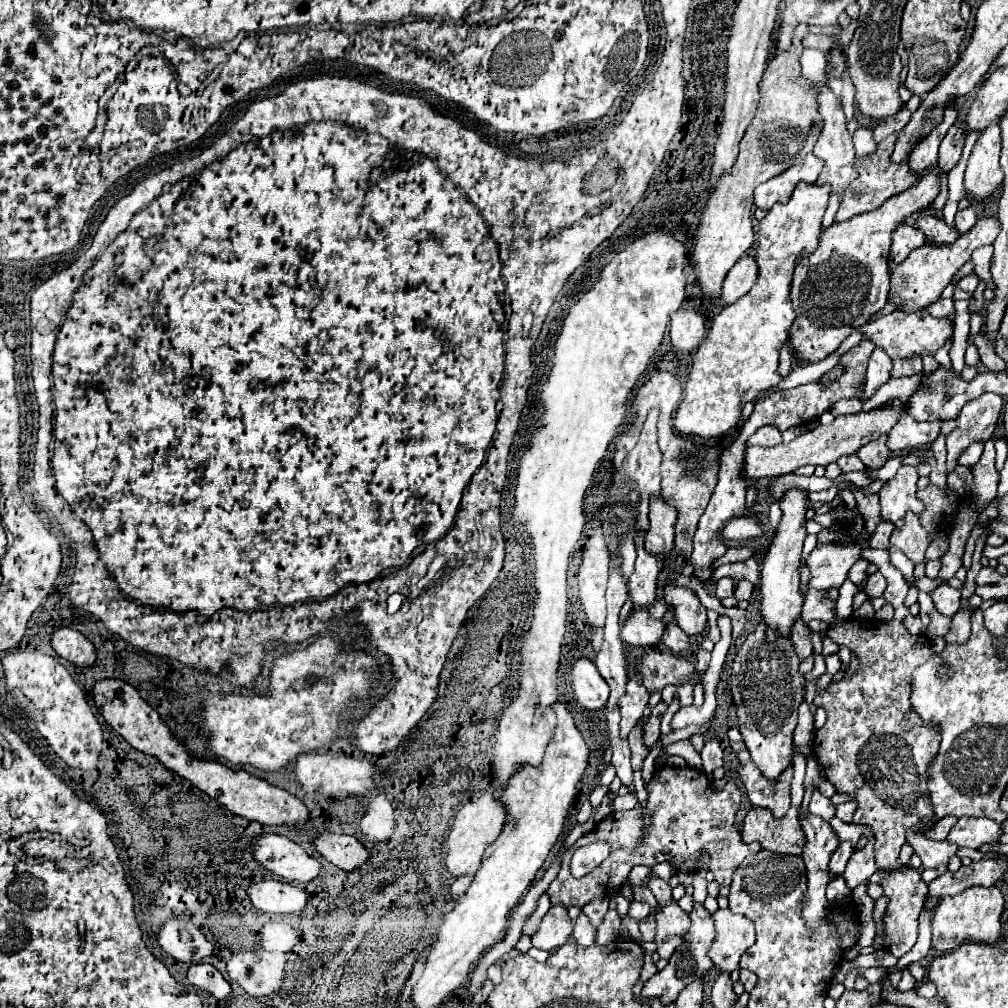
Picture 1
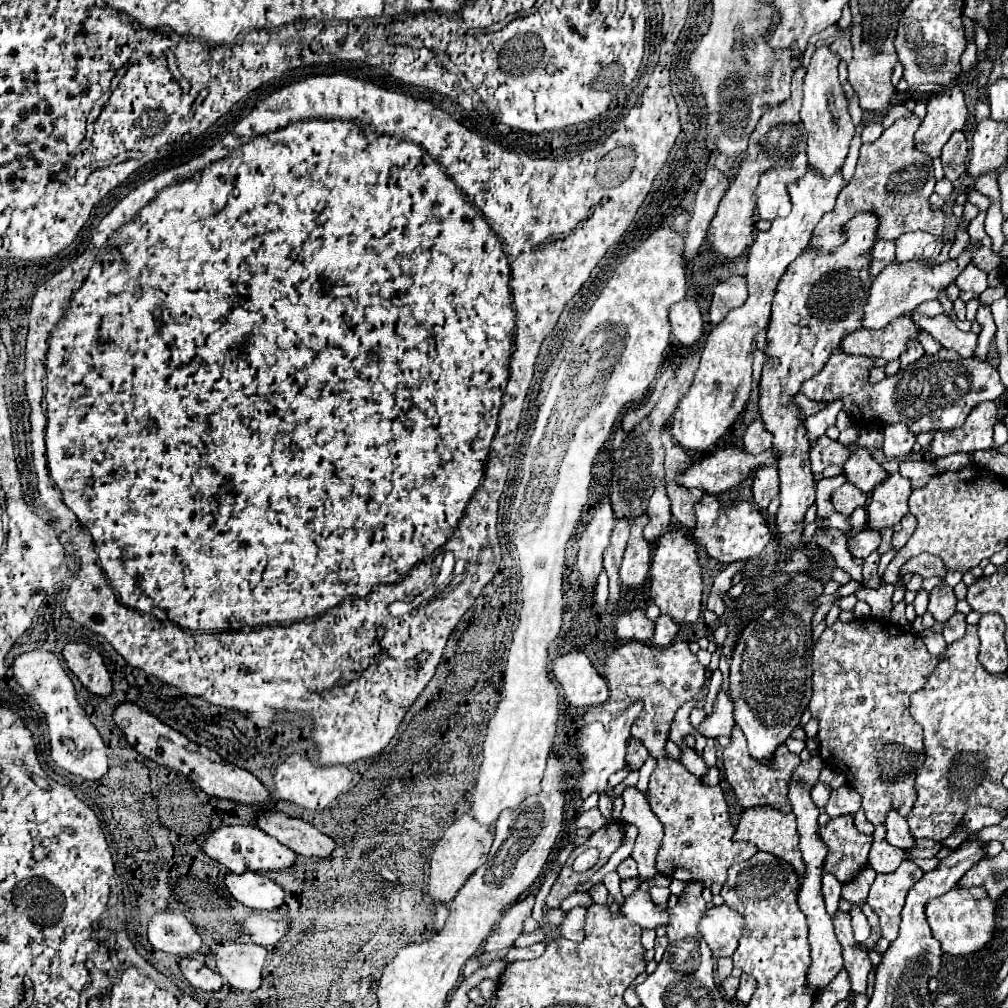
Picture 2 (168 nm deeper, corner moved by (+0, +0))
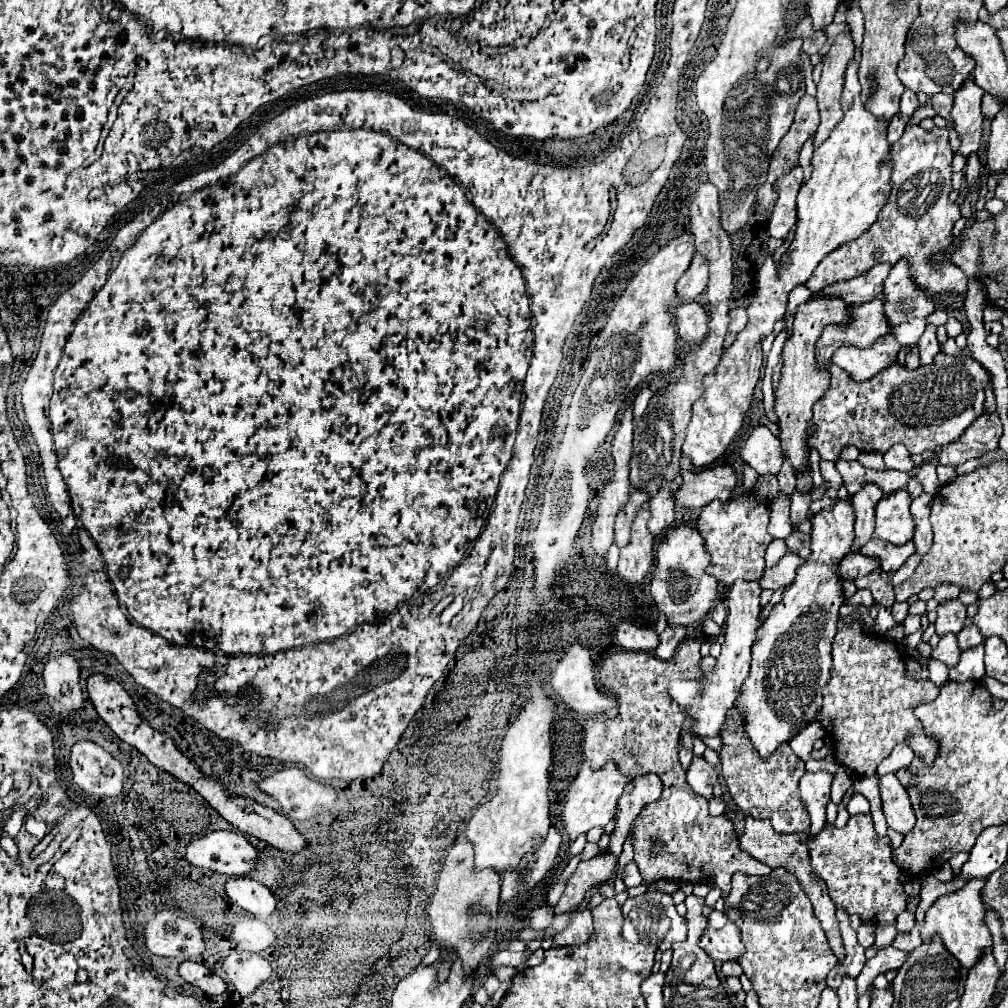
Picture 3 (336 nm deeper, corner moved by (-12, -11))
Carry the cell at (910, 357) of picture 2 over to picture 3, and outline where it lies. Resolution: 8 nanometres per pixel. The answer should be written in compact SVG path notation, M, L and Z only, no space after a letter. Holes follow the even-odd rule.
M926 326L926 332L922 334L922 338L918 342L918 352L920 352L920 364L922 366L934 362L934 356L940 352L934 326Z

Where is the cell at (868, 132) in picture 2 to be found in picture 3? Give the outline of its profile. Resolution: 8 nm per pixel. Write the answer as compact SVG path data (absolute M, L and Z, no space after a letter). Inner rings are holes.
M902 114L894 116L894 118L890 120L890 126L888 126L888 142L890 142L890 144L896 144L896 142L902 138L904 128L906 128L904 116L902 116Z

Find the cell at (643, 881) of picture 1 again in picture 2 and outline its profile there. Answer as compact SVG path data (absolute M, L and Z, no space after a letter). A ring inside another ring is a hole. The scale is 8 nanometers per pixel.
M632 857L624 859L624 861L618 865L616 871L618 871L620 879L630 879L630 877L636 877L636 875L638 875L638 871L636 871L636 861L634 861Z

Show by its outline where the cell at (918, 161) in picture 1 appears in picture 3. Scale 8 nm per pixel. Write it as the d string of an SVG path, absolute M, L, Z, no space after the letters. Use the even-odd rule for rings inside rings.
M968 80L954 98L954 106L950 110L950 120L954 124L954 130L958 132L960 146L958 154L968 156L970 152L976 152L980 146L982 136L982 112L980 112L980 100L984 90L978 88L972 80Z

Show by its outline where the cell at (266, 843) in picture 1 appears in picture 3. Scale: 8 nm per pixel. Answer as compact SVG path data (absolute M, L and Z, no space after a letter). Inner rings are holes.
M222 830L192 840L188 844L186 858L194 866L208 868L230 878L242 878L252 872L252 862L258 862L260 852L244 834Z

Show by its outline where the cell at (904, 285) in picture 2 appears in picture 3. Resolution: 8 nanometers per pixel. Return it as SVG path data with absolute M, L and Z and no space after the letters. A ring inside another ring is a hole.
M884 296L870 300L868 304L854 306L852 322L844 328L828 326L816 342L816 360L820 366L830 362L830 356L840 346L856 346L870 348L876 340L892 332L892 324L884 312Z

